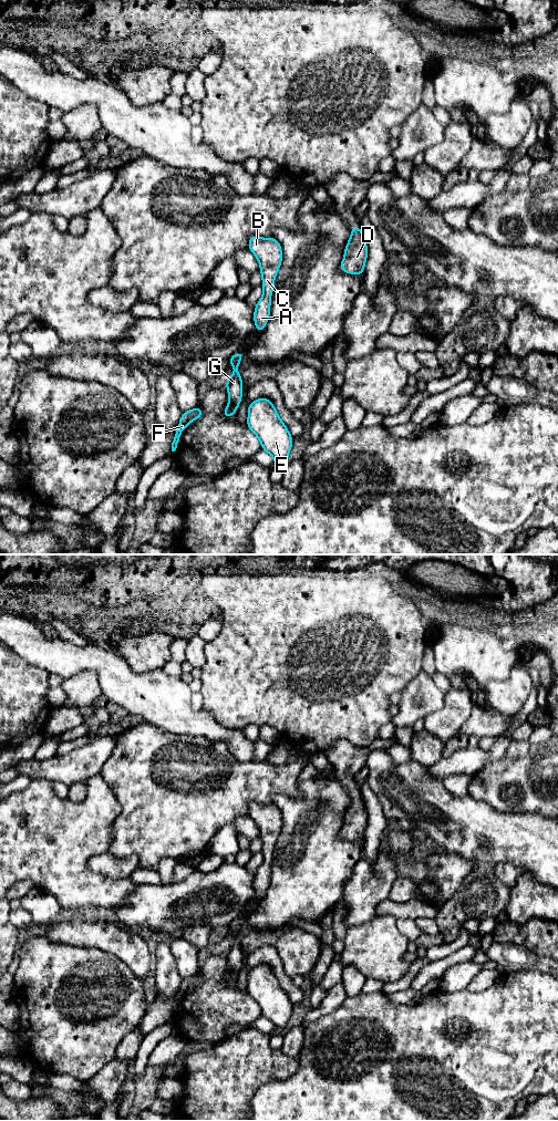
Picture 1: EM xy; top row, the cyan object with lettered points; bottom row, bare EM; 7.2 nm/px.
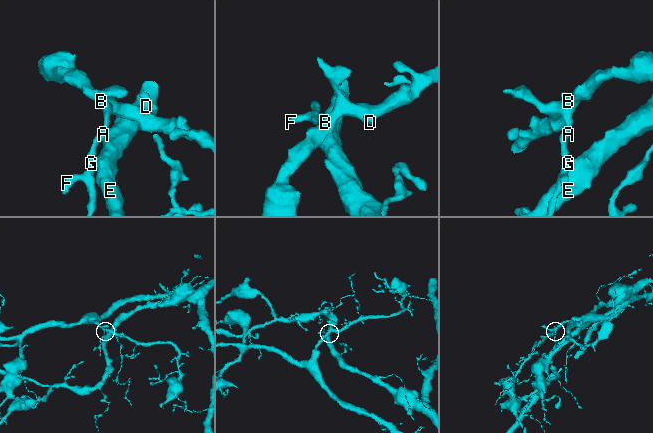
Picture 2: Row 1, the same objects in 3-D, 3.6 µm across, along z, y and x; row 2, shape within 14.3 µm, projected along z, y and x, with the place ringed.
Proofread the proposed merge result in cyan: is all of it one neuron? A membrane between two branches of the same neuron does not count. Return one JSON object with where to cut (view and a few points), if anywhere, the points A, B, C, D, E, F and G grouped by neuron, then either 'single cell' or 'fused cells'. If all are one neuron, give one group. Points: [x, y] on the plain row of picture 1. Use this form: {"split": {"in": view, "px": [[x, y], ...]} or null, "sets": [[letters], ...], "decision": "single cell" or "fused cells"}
{"split": {"in": "xy", "px": [[264, 855], [270, 862]]}, "sets": [["A", "E", "F", "G"], ["B", "C", "D"]], "decision": "fused cells"}

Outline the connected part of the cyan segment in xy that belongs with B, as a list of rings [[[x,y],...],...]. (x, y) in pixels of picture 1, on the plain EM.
[[[250,802],[248,816],[257,824],[262,842],[262,855],[267,862],[273,859],[275,844],[282,829],[282,816],[280,809],[273,805],[260,805]]]

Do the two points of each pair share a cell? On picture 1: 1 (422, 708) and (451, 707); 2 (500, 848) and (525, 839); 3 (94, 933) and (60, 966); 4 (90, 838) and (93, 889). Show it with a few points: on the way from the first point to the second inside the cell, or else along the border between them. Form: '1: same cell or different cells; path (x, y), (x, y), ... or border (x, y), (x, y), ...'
1: different cells; border (445, 694), (443, 705), (423, 718)
2: same cell; path (506, 842), (509, 839), (519, 839)
3: different cells; border (54, 942), (74, 946), (92, 946), (105, 952)
4: same cell; path (82, 850), (82, 876)

